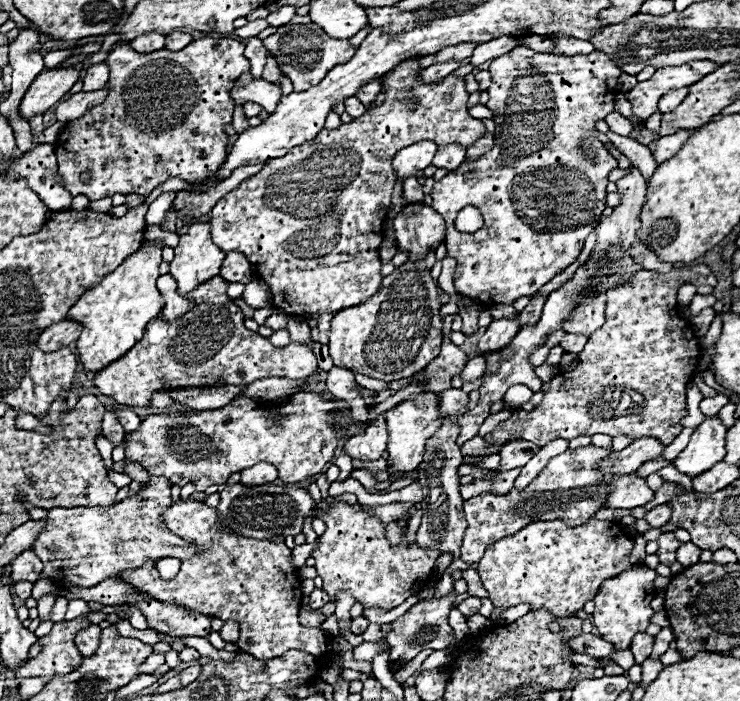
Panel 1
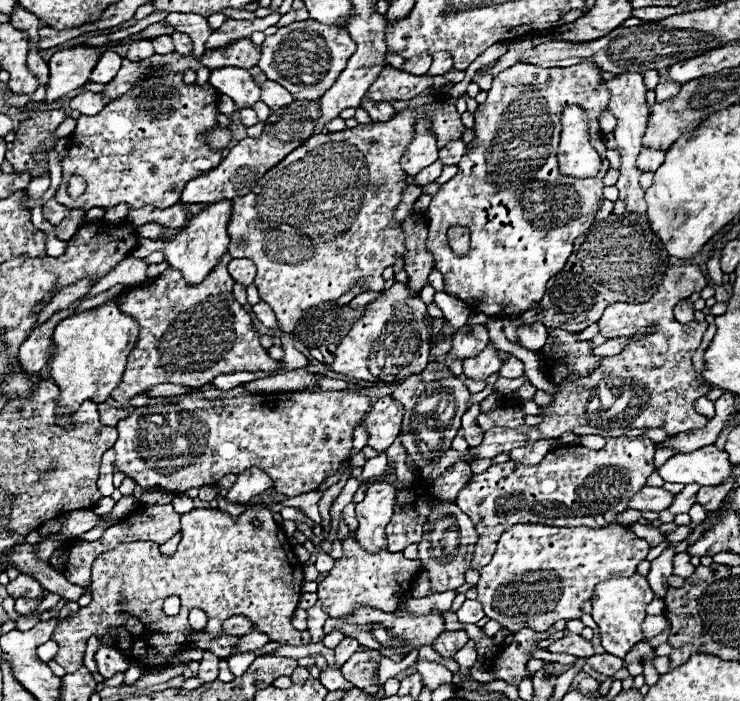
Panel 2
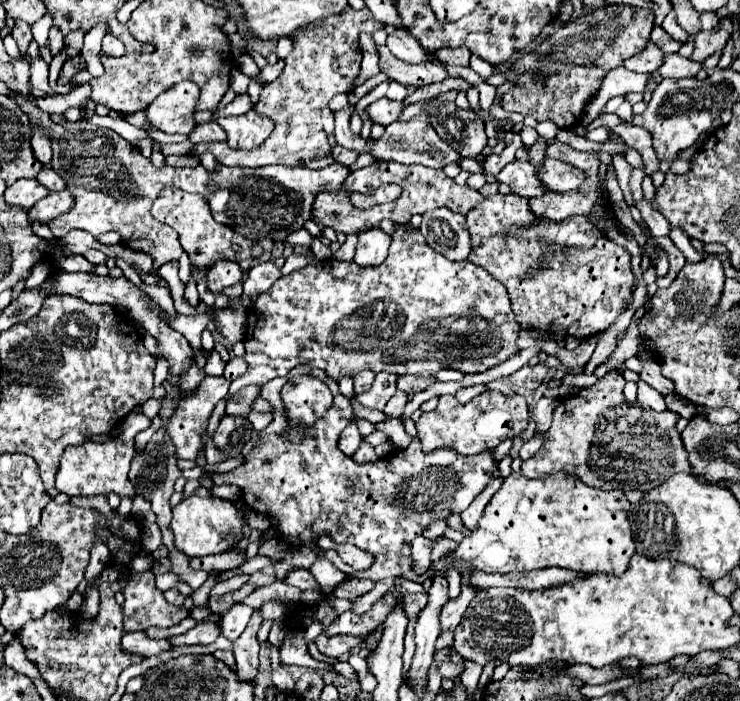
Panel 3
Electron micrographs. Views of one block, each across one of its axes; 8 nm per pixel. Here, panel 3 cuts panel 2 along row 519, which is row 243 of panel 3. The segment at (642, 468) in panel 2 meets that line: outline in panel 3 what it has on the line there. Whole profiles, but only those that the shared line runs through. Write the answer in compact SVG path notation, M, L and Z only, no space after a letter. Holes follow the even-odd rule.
M494 194L466 214L466 224L472 240L470 262L486 268L496 280L500 280L512 300L512 310L518 324L524 330L540 330L550 334L566 336L592 336L600 330L606 330L618 314L624 310L626 300L632 296L632 268L630 254L626 248L614 244L606 234L590 224L584 216L572 216L564 222L554 222L544 216L536 216L530 210L530 200L520 194Z

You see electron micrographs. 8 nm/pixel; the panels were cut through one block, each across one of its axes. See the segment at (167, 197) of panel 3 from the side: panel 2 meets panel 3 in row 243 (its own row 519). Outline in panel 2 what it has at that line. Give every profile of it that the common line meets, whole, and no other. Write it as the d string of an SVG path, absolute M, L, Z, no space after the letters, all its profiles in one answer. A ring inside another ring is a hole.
M194 508L182 514L180 524L182 524L182 540L172 556L162 556L159 545L155 542L138 541L120 544L114 550L104 552L96 560L96 564L92 566L92 584L90 584L92 602L86 608L80 608L68 622L60 622L52 634L52 640L58 642L60 646L58 654L54 656L54 662L58 662L66 672L76 672L76 668L80 668L84 662L84 650L88 638L92 634L102 638L108 628L118 628L112 630L116 644L132 644L132 646L116 646L116 648L120 648L120 652L124 652L130 660L140 660L144 668L172 664L172 652L178 646L192 642L192 636L196 634L188 624L188 614L192 608L200 608L208 614L208 626L202 632L210 636L222 634L220 624L224 622L224 618L242 614L250 618L250 622L258 632L268 634L272 642L292 646L302 644L300 632L292 626L292 614L300 602L304 572L298 558L292 552L292 546L288 544L286 534L272 520L270 510L252 508L232 518L228 512L222 512L218 508ZM254 518L262 520L262 526L254 528L252 526ZM168 596L182 598L182 610L178 616L164 616L162 604Z

